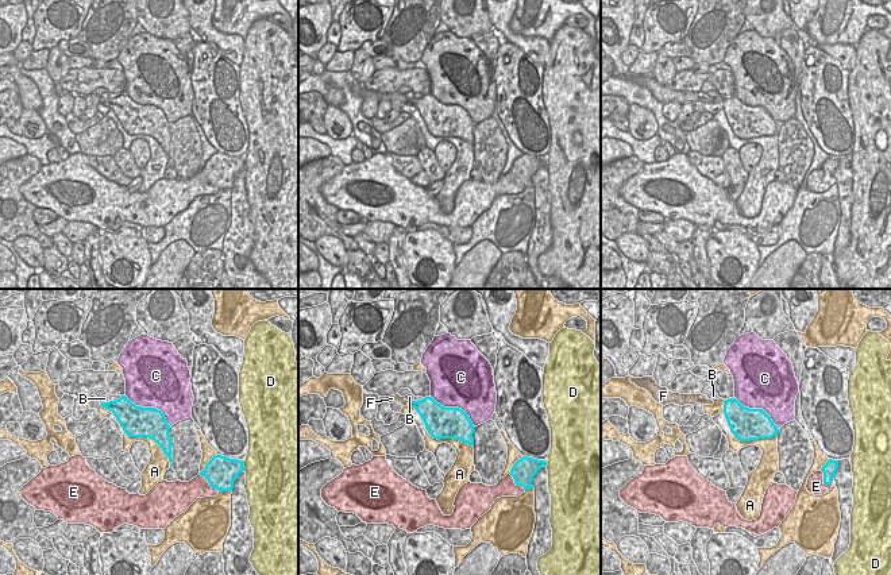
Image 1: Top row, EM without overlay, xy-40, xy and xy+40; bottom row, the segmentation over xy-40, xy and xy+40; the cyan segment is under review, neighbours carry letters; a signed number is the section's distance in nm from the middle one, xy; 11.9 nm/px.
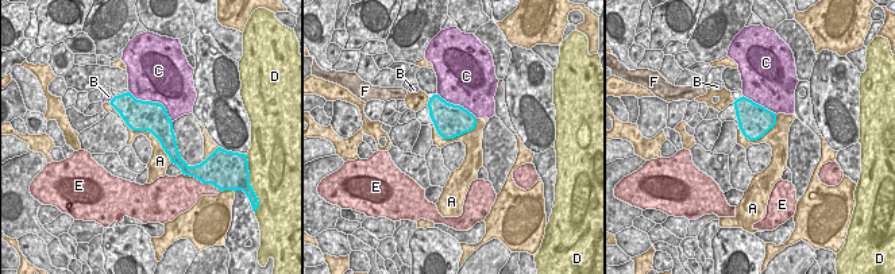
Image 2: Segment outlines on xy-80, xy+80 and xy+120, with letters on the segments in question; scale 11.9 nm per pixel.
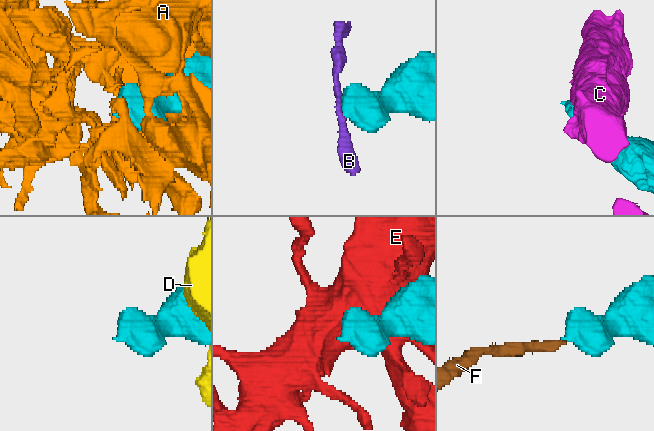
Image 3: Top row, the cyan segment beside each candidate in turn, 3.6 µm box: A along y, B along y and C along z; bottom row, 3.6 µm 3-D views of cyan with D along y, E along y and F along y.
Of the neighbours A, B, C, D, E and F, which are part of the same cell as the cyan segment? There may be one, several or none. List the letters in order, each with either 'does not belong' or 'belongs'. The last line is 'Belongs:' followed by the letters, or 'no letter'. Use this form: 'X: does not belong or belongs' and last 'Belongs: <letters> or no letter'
A: does not belong
B: does not belong
C: does not belong
D: does not belong
E: does not belong
F: belongs
Belongs: F

